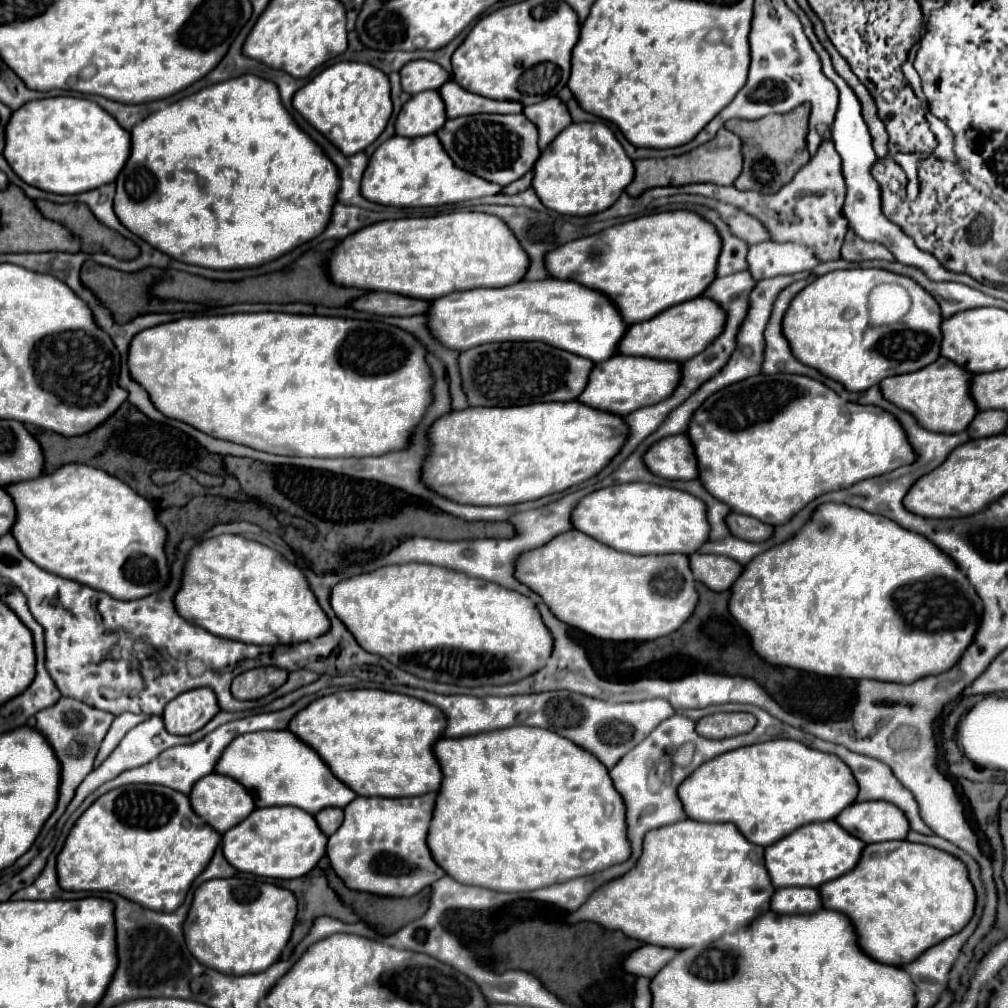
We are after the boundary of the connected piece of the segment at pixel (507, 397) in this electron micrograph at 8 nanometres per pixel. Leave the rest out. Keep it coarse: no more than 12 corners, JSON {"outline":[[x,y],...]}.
{"outline":[[532,343],[460,353],[472,407],[576,401],[594,363]]}

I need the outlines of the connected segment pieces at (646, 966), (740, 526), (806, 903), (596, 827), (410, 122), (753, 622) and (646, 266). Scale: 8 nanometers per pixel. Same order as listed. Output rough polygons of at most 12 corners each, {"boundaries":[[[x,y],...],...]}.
{"boundaries":[[[644,945],[626,957],[624,969],[654,977],[680,951]],[[730,513],[730,533],[744,541],[768,541],[774,533],[748,515]],[[786,887],[772,897],[774,913],[822,909],[818,889]],[[516,725],[434,747],[428,847],[534,891],[630,855],[608,769]],[[438,91],[414,95],[396,119],[396,133],[420,137],[446,123]],[[820,505],[728,609],[772,665],[914,683],[984,613],[930,539]],[[638,217],[546,255],[634,325],[702,295],[720,233]]]}

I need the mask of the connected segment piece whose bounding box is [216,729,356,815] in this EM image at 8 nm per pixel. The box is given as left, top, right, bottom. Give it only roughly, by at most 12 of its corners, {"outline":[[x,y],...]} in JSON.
{"outline":[[288,729],[236,737],[216,771],[258,807],[314,815],[356,797]]}

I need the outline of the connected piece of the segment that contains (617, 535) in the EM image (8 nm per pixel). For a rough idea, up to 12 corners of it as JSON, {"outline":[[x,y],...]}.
{"outline":[[654,483],[586,495],[574,529],[632,555],[696,553],[704,501]]}

